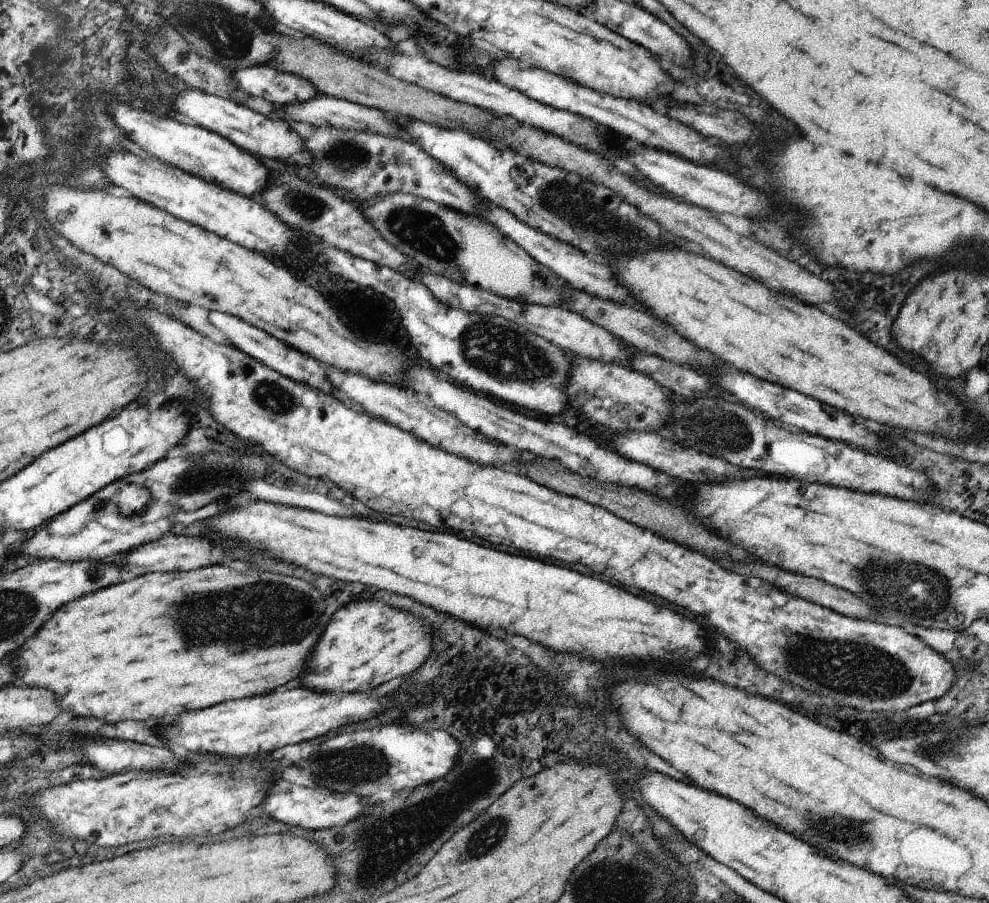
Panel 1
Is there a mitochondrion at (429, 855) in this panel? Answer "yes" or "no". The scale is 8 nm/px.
no

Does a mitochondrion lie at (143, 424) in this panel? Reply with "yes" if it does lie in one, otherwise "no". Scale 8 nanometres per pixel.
no

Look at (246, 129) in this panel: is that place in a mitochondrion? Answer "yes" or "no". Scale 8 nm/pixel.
no

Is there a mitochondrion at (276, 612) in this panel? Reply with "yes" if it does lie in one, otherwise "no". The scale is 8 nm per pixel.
yes

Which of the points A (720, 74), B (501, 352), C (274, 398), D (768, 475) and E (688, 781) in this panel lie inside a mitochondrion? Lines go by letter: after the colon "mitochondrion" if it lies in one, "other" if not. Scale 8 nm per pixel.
A: other
B: mitochondrion
C: mitochondrion
D: other
E: other

